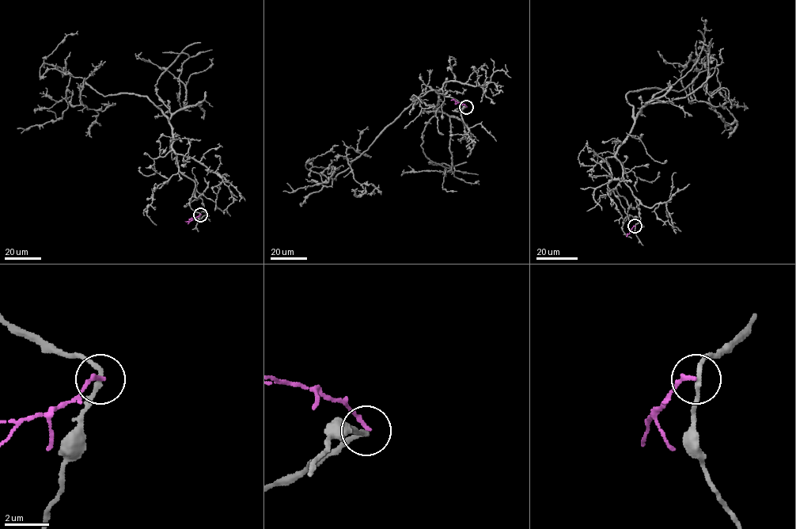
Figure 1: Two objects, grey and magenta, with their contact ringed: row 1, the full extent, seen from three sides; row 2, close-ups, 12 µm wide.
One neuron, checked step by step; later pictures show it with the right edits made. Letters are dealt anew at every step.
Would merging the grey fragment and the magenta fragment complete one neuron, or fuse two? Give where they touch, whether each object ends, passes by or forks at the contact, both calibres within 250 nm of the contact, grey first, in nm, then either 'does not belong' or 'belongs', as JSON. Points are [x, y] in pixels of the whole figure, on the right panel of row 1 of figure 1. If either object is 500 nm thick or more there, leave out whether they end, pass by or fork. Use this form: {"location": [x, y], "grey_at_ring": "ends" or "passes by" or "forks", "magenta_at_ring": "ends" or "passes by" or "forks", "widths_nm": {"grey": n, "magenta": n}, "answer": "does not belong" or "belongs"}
{"location": [634, 226], "grey_at_ring": "passes by", "magenta_at_ring": "ends", "widths_nm": {"grey": 200, "magenta": 180}, "answer": "does not belong"}

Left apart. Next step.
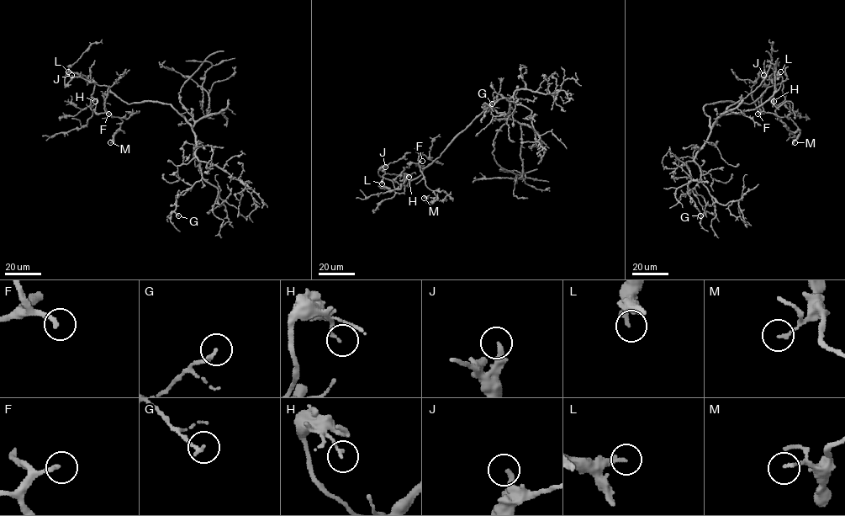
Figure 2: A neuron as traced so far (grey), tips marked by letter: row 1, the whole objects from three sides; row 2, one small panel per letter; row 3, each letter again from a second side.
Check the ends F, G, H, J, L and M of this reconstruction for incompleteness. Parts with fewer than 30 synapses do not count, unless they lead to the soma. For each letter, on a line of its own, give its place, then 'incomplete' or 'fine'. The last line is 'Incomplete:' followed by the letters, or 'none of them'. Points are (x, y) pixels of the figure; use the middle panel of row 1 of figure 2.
F: at (422, 161); incomplete
G: at (492, 103); fine
H: at (409, 177); fine
J: at (385, 167); fine
L: at (382, 183); fine
M: at (424, 198); fine
Incomplete: F

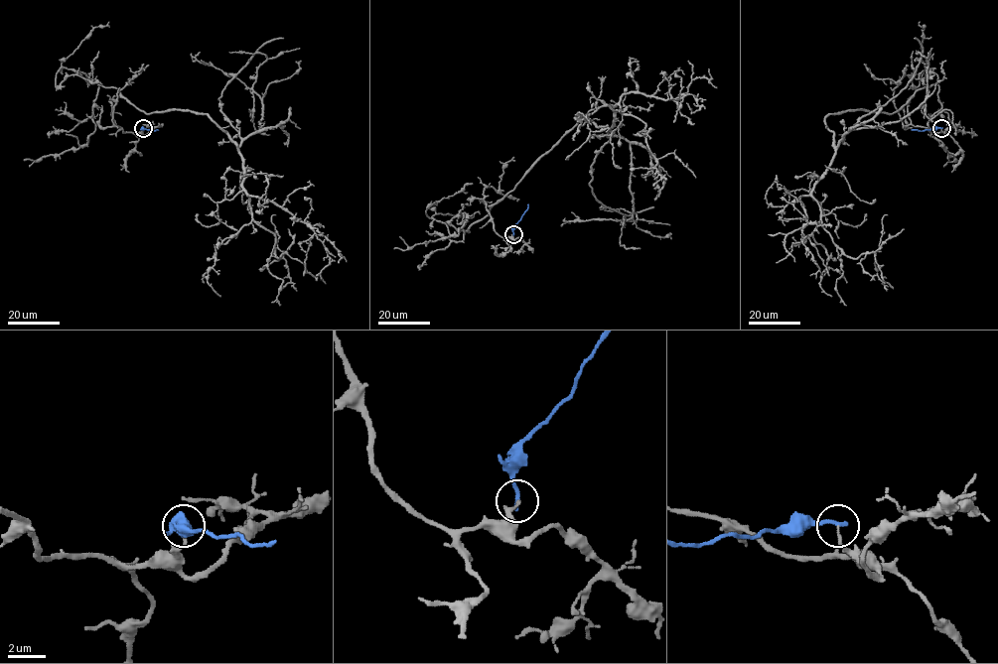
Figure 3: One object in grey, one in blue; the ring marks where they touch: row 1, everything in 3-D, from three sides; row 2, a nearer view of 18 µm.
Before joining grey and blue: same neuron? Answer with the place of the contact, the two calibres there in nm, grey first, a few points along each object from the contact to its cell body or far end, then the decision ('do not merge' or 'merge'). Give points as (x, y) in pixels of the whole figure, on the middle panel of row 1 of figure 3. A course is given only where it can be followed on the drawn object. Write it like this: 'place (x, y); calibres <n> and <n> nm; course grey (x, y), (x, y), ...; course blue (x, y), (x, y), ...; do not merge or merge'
place (513, 234); calibres 150 and 240 nm; course grey (513, 234), (482, 200), (581, 117), (610, 128), (616, 104), (645, 124), (652, 154), (696, 178); course blue (513, 234), (512, 227), (528, 203); do not merge

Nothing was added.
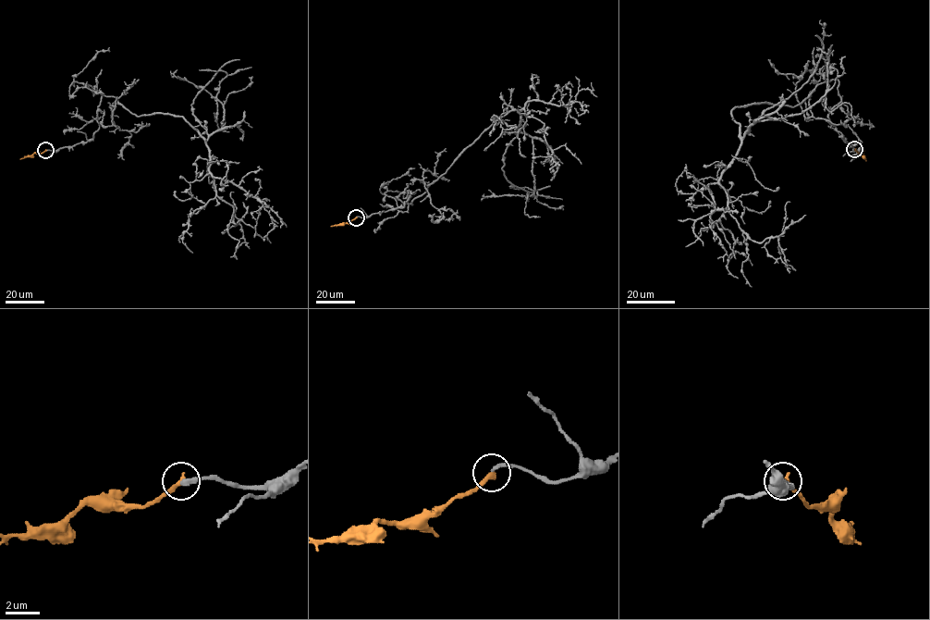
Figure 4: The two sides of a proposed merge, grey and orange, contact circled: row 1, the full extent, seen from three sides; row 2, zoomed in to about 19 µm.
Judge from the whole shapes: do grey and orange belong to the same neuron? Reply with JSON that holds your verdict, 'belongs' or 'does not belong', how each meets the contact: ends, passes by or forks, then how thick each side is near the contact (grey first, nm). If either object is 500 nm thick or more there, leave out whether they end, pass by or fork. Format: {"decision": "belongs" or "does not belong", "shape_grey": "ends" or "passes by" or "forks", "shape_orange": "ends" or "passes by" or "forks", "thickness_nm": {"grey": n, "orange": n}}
{"decision": "belongs", "shape_grey": "ends", "shape_orange": "ends", "thickness_nm": {"grey": 200, "orange": 320}}

